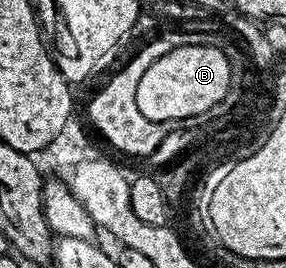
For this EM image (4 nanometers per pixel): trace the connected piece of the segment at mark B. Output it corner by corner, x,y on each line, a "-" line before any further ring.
177,47
169,51
169,55
157,59
157,63
141,75
135,102
137,107
141,107
141,115
145,115
145,119
183,123
221,103
232,80
229,59
217,47

